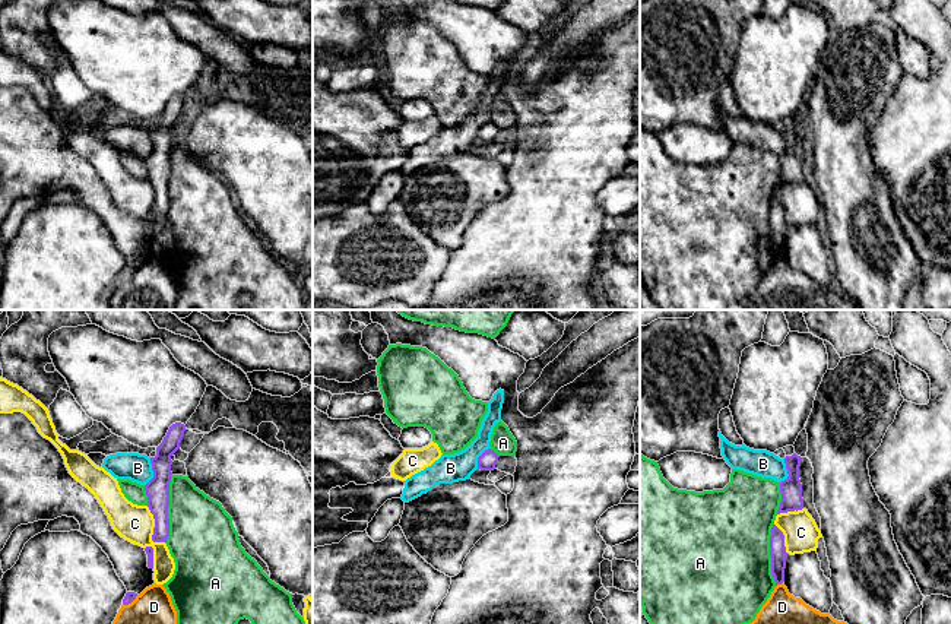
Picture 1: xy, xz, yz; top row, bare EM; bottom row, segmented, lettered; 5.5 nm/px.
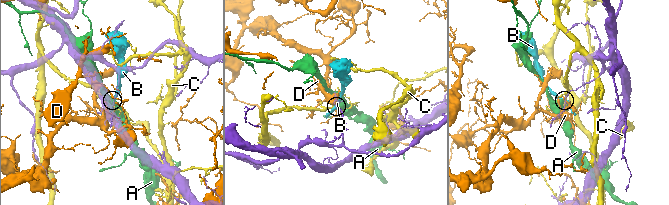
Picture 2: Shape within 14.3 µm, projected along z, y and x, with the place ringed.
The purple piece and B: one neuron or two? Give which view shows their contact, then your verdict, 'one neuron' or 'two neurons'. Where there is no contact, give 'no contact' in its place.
xy | two neurons

